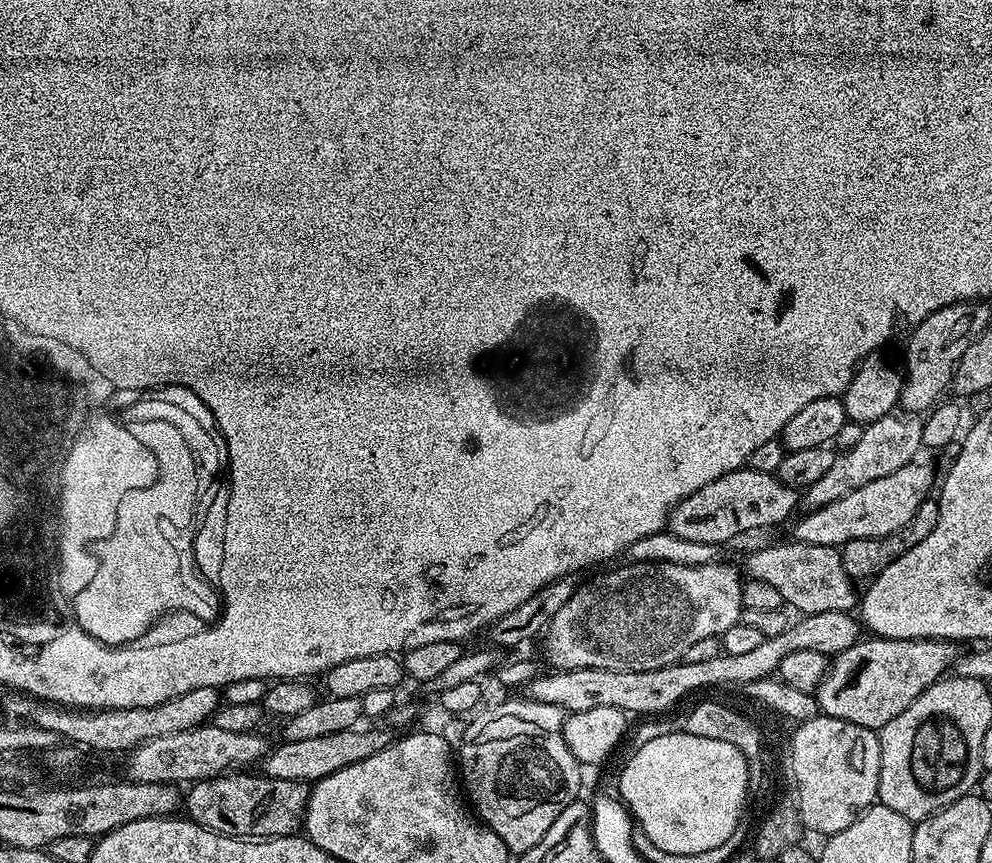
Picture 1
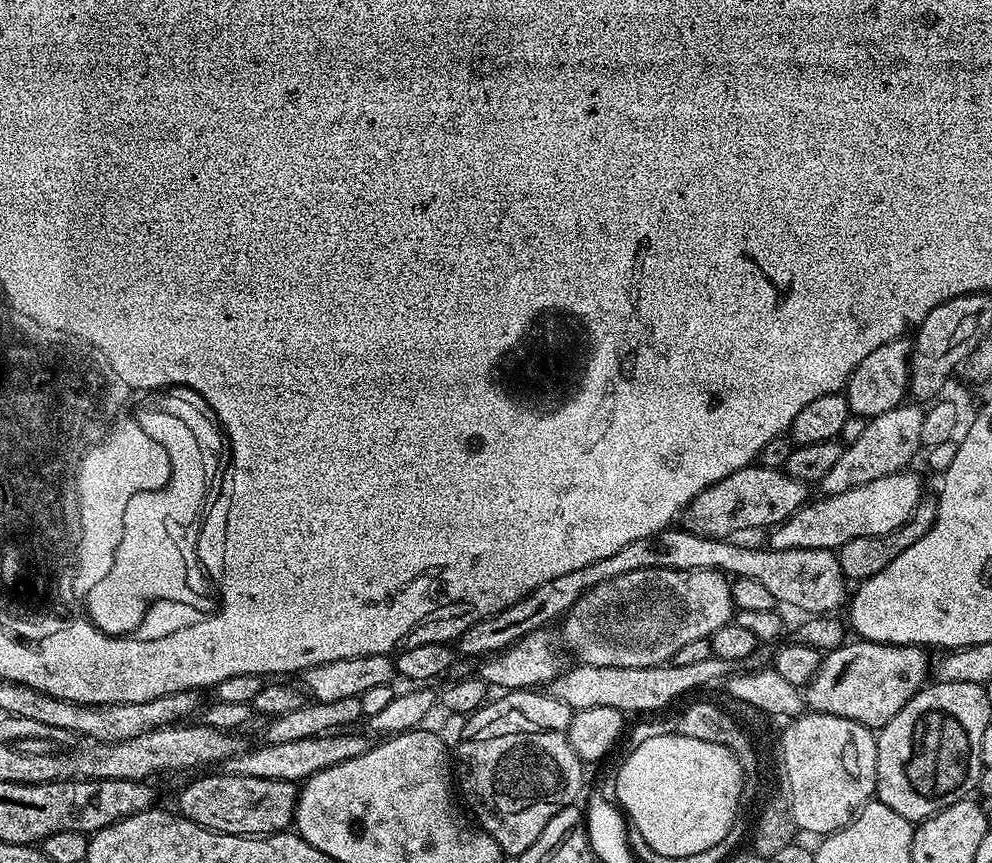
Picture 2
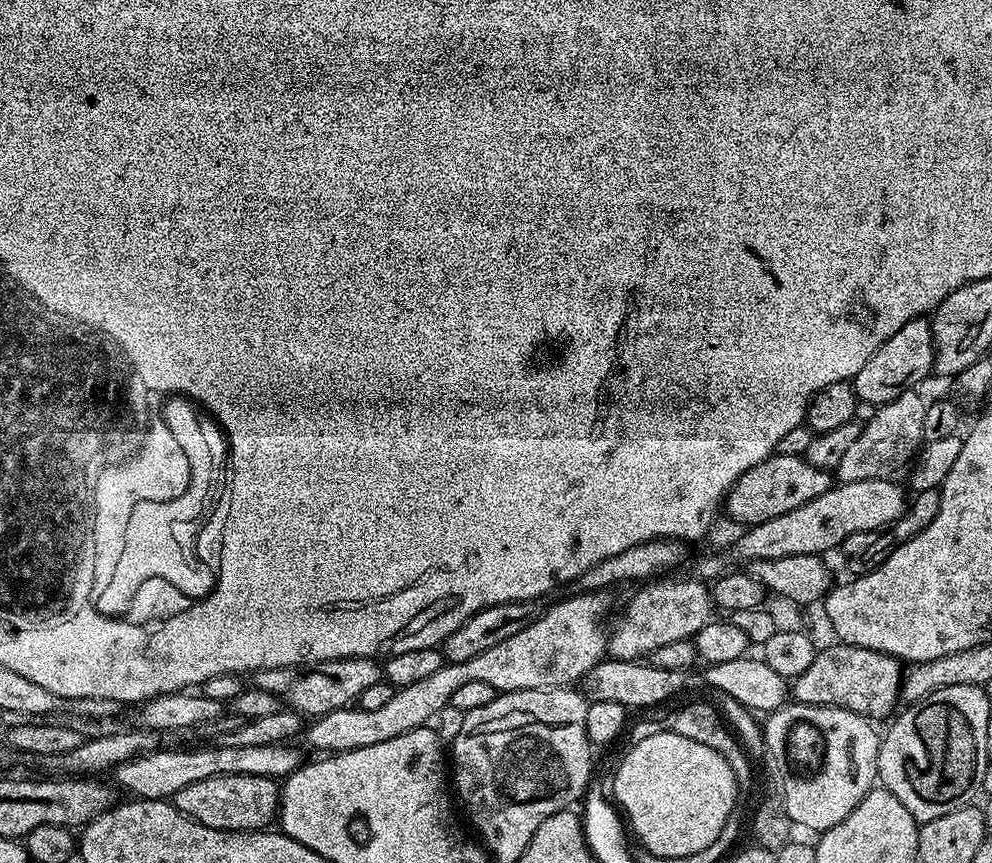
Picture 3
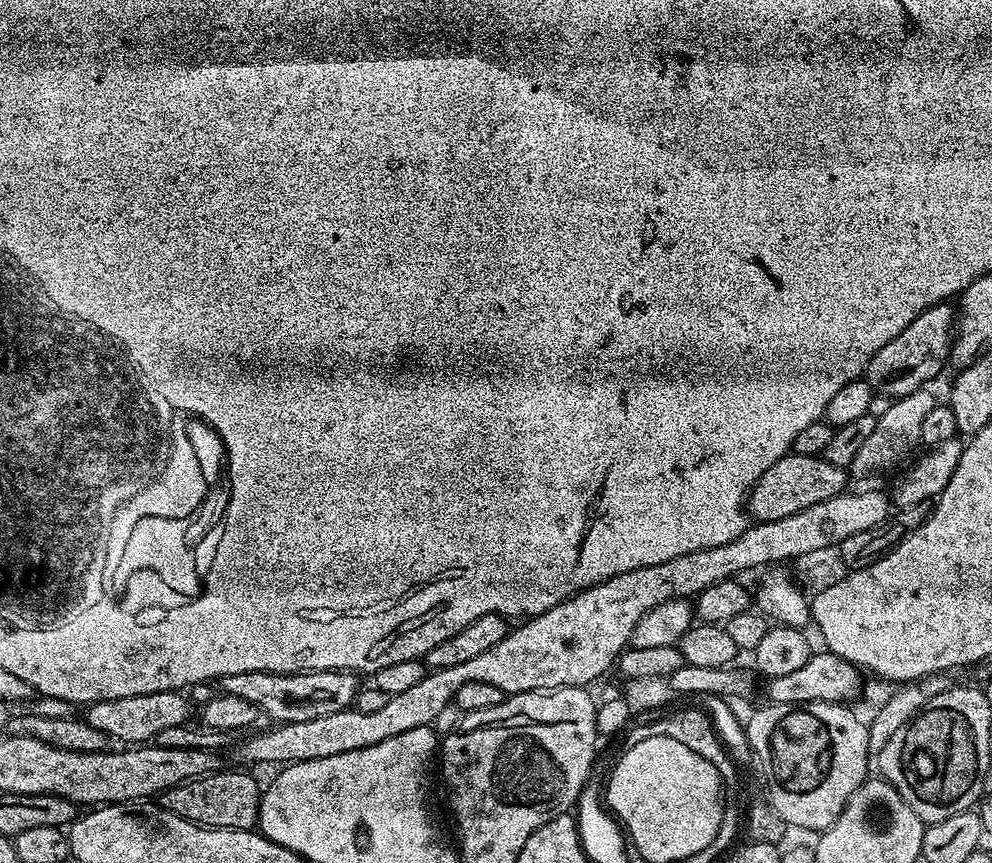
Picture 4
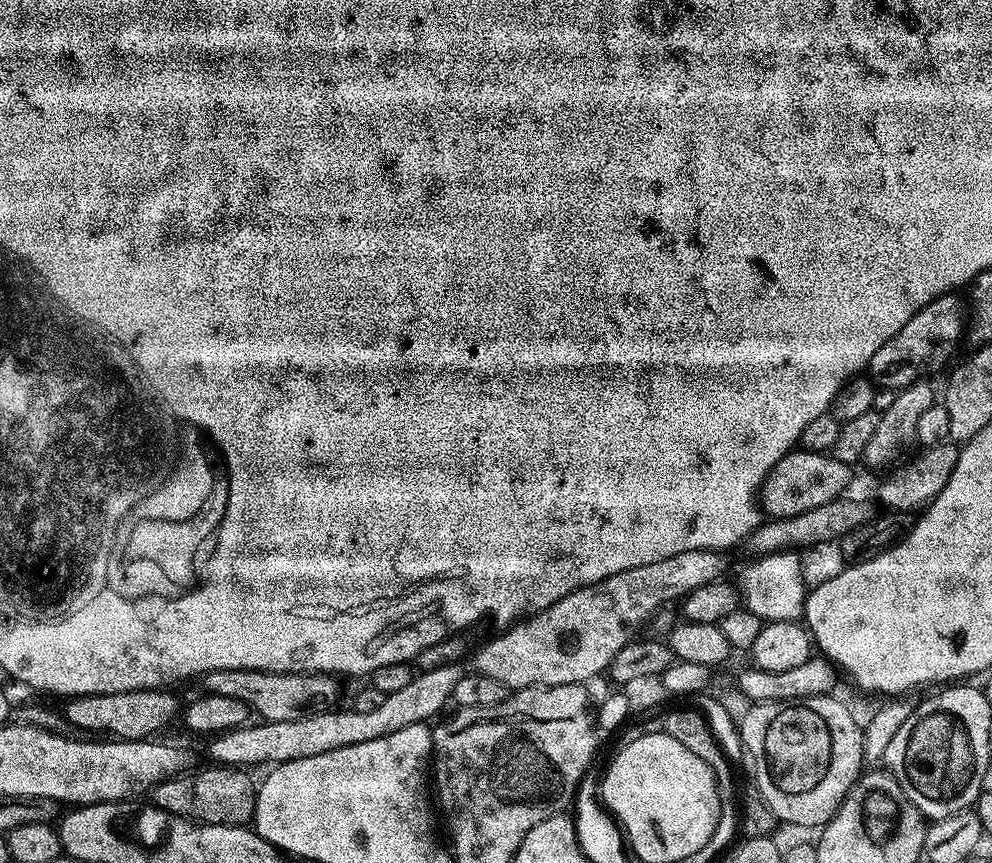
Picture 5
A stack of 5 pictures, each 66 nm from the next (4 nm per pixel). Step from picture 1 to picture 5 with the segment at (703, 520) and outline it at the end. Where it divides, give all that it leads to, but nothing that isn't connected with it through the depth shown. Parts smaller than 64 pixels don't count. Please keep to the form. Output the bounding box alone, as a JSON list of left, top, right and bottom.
[758,450,853,517]

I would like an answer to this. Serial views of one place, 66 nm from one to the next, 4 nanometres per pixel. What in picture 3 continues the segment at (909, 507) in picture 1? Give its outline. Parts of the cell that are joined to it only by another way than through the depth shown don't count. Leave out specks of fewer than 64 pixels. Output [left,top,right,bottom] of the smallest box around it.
[732,479,906,560]

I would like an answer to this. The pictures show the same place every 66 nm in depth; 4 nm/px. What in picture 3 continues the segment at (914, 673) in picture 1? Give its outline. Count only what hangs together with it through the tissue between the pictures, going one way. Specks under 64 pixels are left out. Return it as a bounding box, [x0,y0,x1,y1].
[790,642,902,722]

